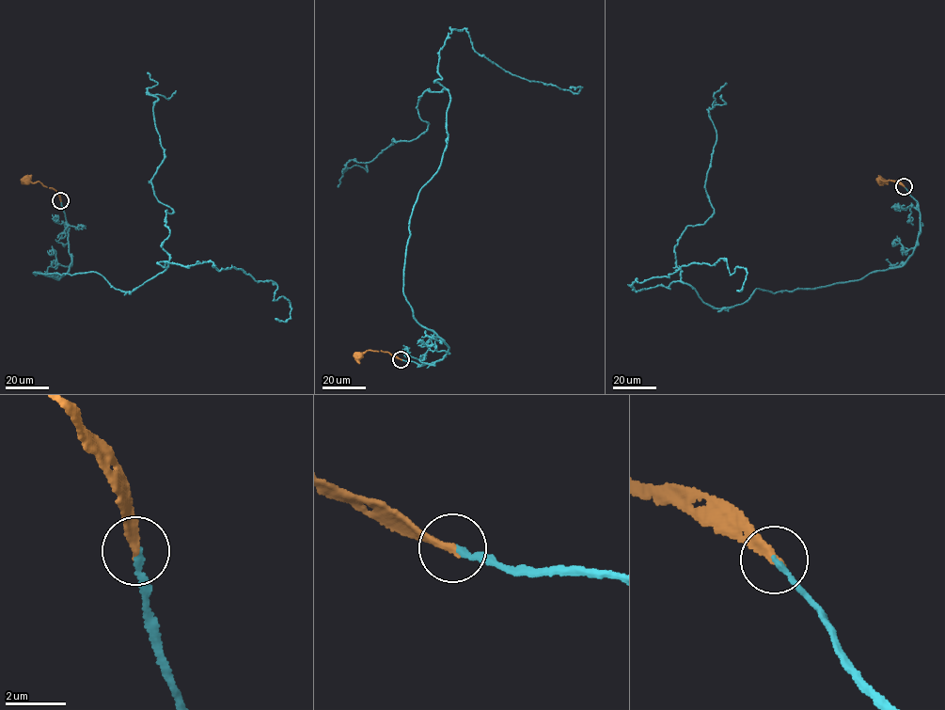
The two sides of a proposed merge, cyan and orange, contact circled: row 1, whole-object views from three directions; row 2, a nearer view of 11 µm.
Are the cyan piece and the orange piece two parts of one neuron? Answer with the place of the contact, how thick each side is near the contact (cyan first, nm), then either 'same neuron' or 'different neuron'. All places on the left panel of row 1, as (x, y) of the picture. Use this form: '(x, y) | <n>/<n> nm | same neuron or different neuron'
(60, 200) | 180/320 nm | same neuron

